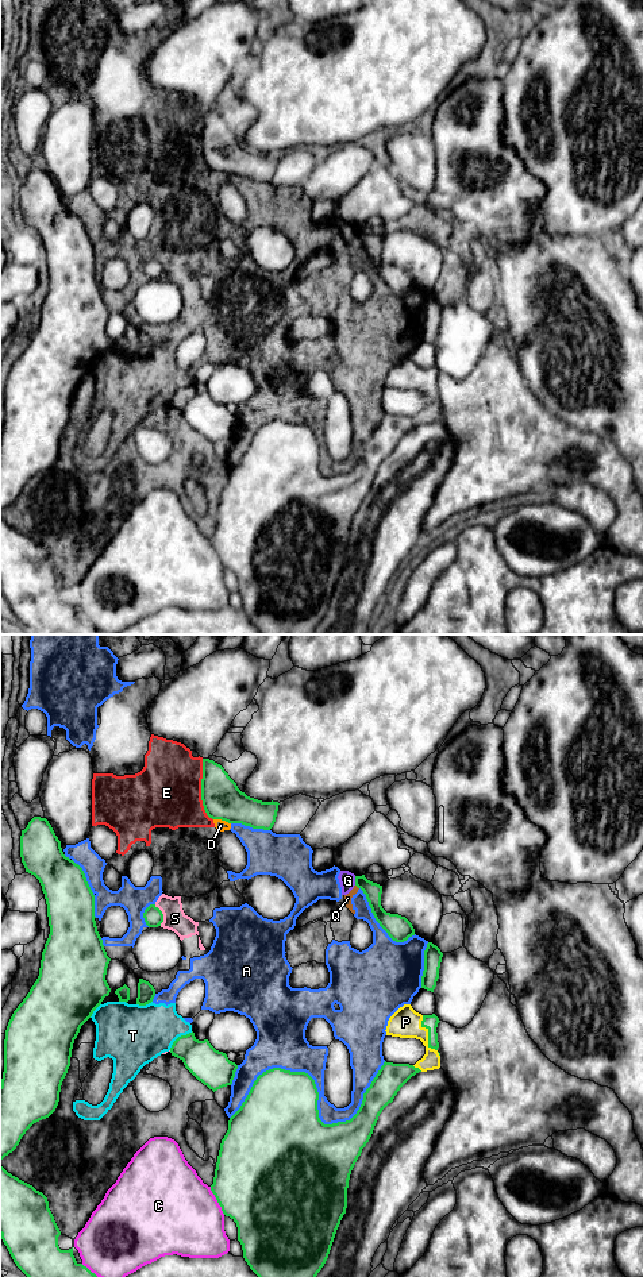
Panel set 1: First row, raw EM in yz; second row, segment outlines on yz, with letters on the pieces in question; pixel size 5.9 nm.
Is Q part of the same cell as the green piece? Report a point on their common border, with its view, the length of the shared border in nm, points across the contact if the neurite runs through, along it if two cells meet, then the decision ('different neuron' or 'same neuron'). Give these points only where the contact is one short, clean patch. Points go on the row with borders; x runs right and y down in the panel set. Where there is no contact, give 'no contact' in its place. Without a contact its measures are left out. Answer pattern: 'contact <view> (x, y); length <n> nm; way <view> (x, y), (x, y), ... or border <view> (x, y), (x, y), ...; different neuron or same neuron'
contact yz (357, 886); length 40 nm; border yz (355, 884), (358, 888); different neuron

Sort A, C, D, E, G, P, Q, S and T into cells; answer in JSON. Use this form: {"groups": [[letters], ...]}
{"groups": [["A", "D", "E", "G", "P", "Q", "S", "T"], ["C"]]}

